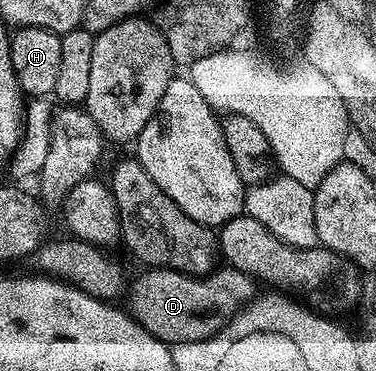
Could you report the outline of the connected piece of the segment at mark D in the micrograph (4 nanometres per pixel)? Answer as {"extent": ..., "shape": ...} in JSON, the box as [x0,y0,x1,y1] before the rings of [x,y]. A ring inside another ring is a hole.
{"extent":[126,265,254,345],"shape":[[[227,265],[199,277],[171,269],[148,269],[145,272],[133,283],[131,280],[126,291],[126,307],[142,329],[169,345],[197,343],[210,338],[254,298],[254,280]]]}

